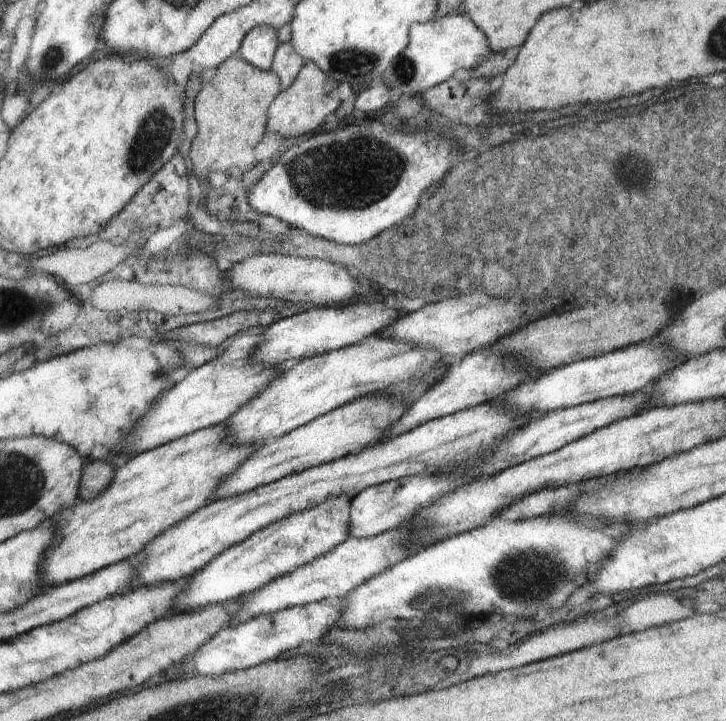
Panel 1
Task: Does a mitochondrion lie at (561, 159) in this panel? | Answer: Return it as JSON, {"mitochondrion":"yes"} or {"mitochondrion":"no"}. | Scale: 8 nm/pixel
{"mitochondrion":"yes"}

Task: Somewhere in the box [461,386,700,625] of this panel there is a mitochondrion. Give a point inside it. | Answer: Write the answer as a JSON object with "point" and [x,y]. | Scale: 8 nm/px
{"point":[532,574]}

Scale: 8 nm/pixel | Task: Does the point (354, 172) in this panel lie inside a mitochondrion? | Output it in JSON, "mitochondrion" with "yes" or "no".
{"mitochondrion":"yes"}

